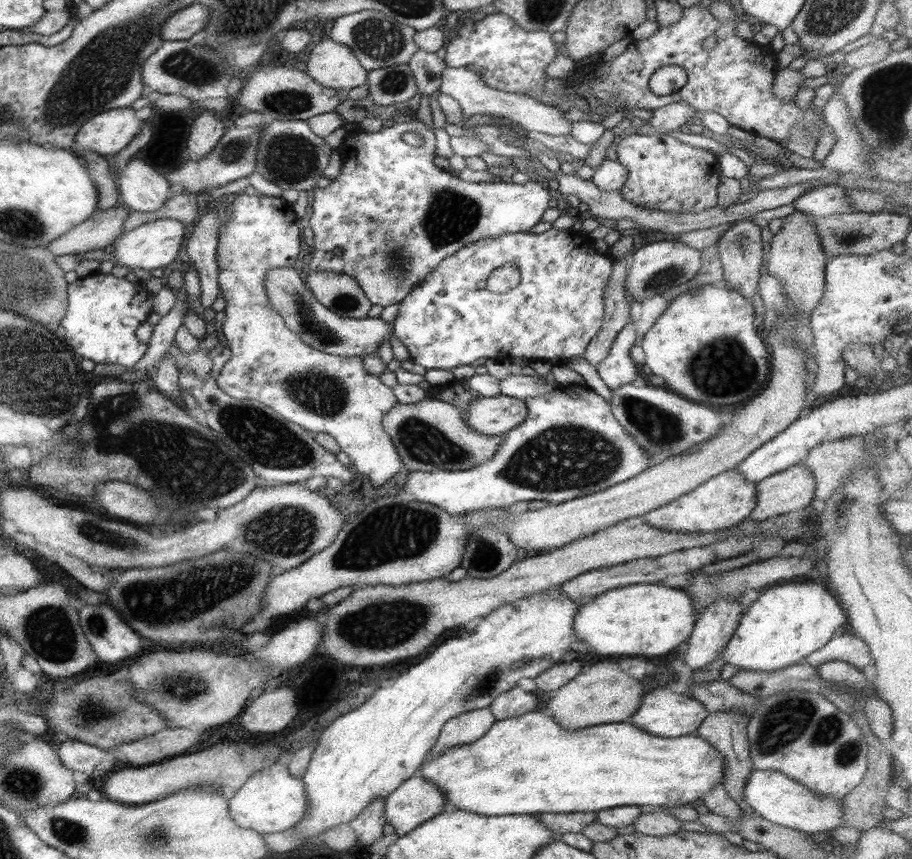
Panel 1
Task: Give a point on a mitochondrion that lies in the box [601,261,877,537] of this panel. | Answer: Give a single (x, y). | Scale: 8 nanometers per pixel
(663, 428)

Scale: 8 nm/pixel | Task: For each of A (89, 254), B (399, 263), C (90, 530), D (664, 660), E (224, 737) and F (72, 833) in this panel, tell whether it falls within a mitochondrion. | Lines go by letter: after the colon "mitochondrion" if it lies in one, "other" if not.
A: other
B: mitochondrion
C: other
D: other
E: other
F: mitochondrion

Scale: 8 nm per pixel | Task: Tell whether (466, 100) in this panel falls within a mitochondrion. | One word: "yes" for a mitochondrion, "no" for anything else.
no

